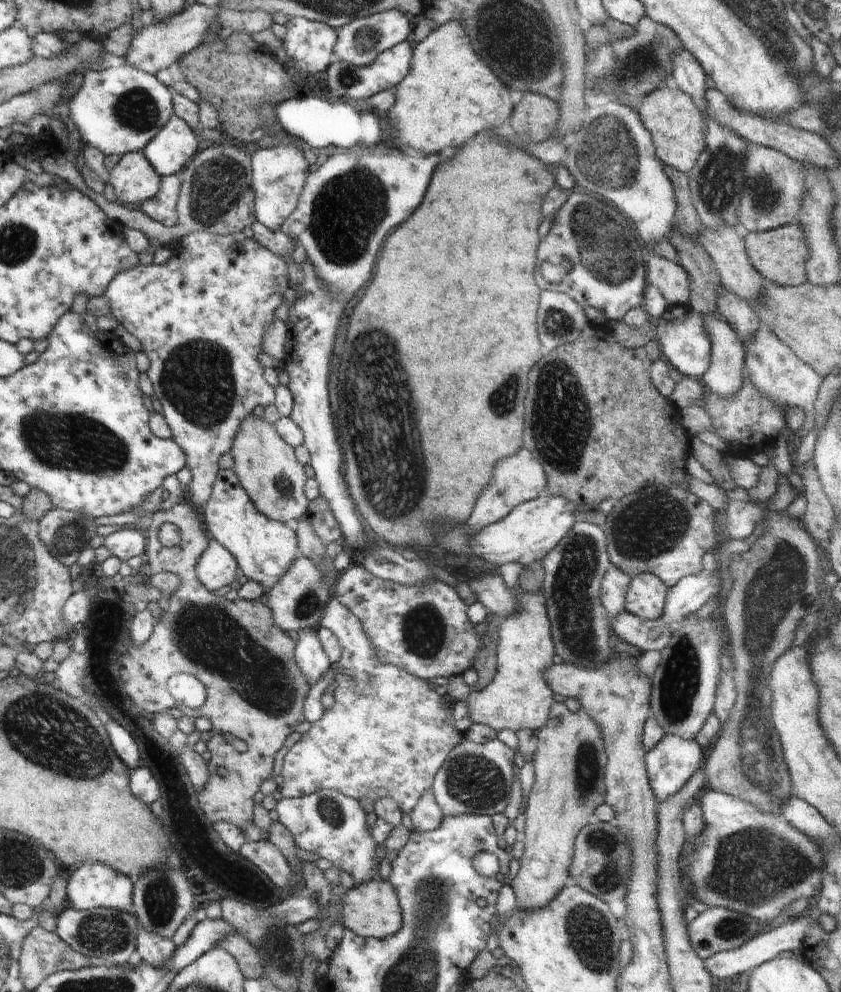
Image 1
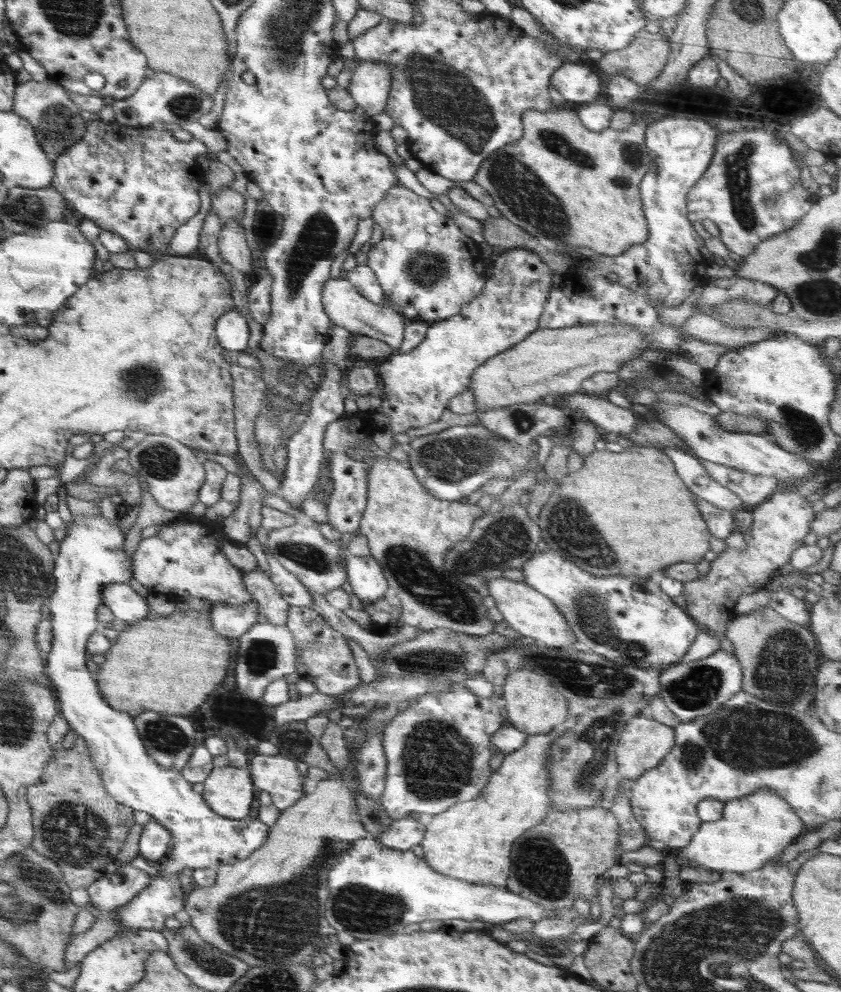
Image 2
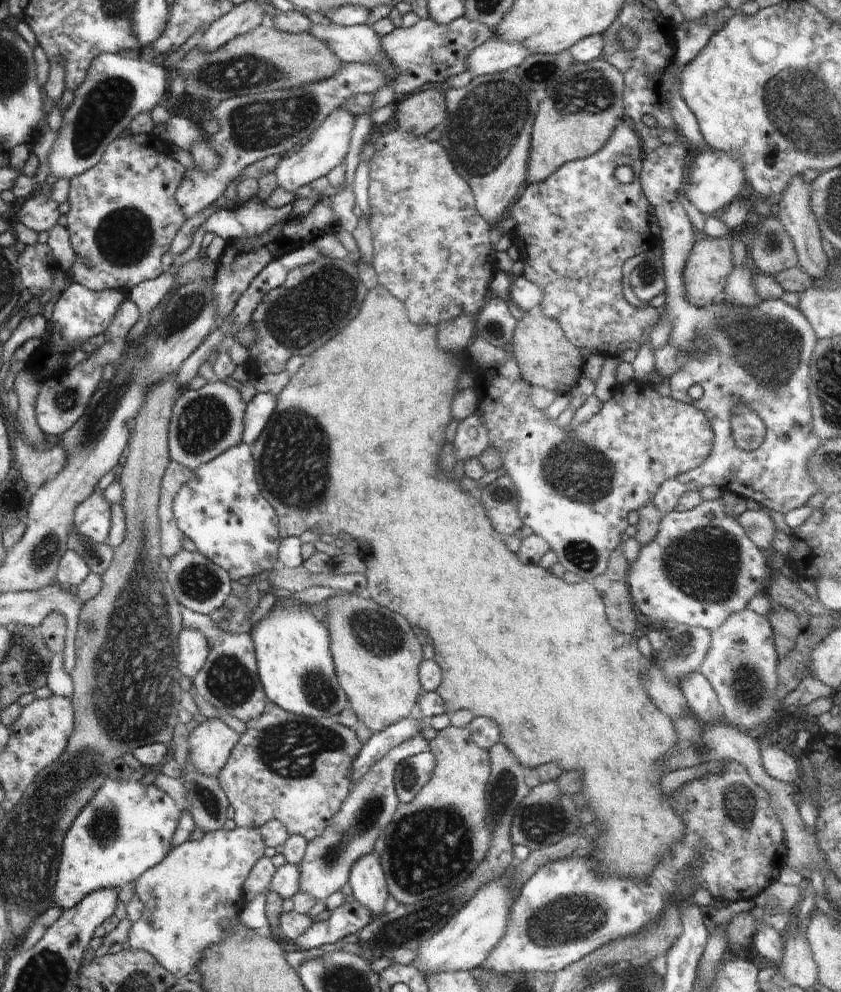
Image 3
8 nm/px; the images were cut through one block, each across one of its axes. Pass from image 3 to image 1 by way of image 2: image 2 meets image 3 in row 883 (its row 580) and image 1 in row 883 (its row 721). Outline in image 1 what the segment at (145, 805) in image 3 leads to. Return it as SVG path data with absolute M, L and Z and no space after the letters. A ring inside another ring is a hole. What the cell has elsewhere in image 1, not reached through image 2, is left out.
M100 862L84 863L80 868L69 872L67 874L68 884L66 885L67 904L82 911L94 907L104 907L135 916L133 907L134 884L129 875L112 870L112 868L112 866L108 868L106 864L100 864Z

